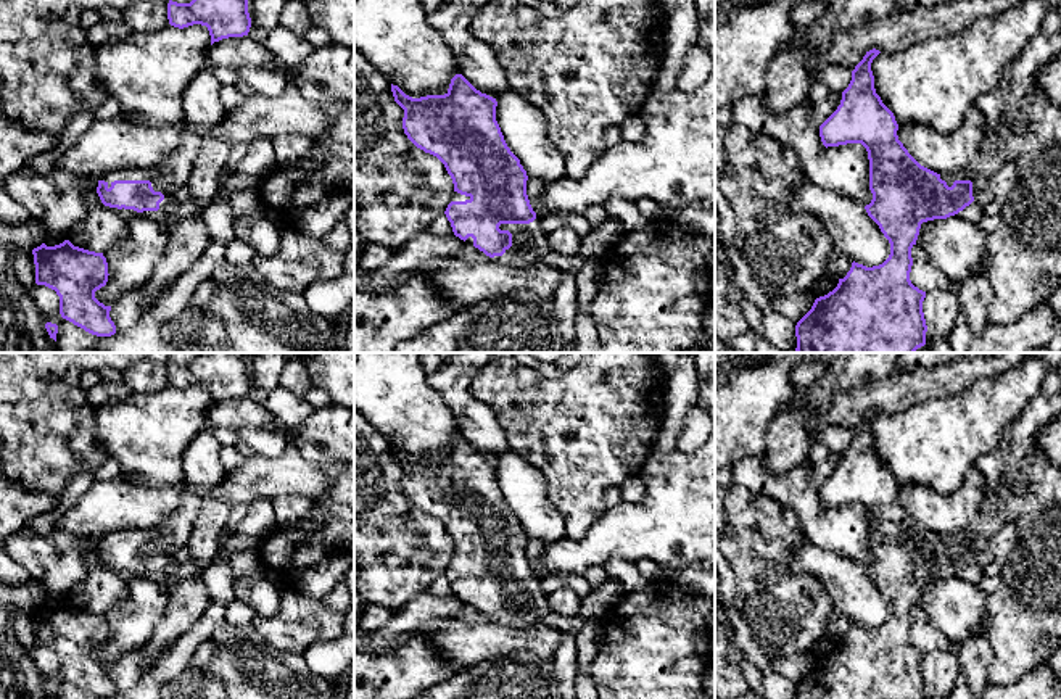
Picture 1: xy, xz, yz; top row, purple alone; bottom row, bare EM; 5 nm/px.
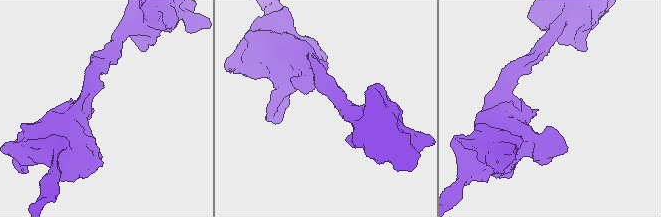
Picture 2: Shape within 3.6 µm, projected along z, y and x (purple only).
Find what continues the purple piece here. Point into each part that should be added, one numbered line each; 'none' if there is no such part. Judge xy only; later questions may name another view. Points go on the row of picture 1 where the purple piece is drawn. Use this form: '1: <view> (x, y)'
1: xy (174, 169)

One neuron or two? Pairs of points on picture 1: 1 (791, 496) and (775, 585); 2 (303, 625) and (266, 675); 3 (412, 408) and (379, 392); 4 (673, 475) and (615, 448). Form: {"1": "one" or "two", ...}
{"1": "two", "2": "two", "3": "one", "4": "two"}

